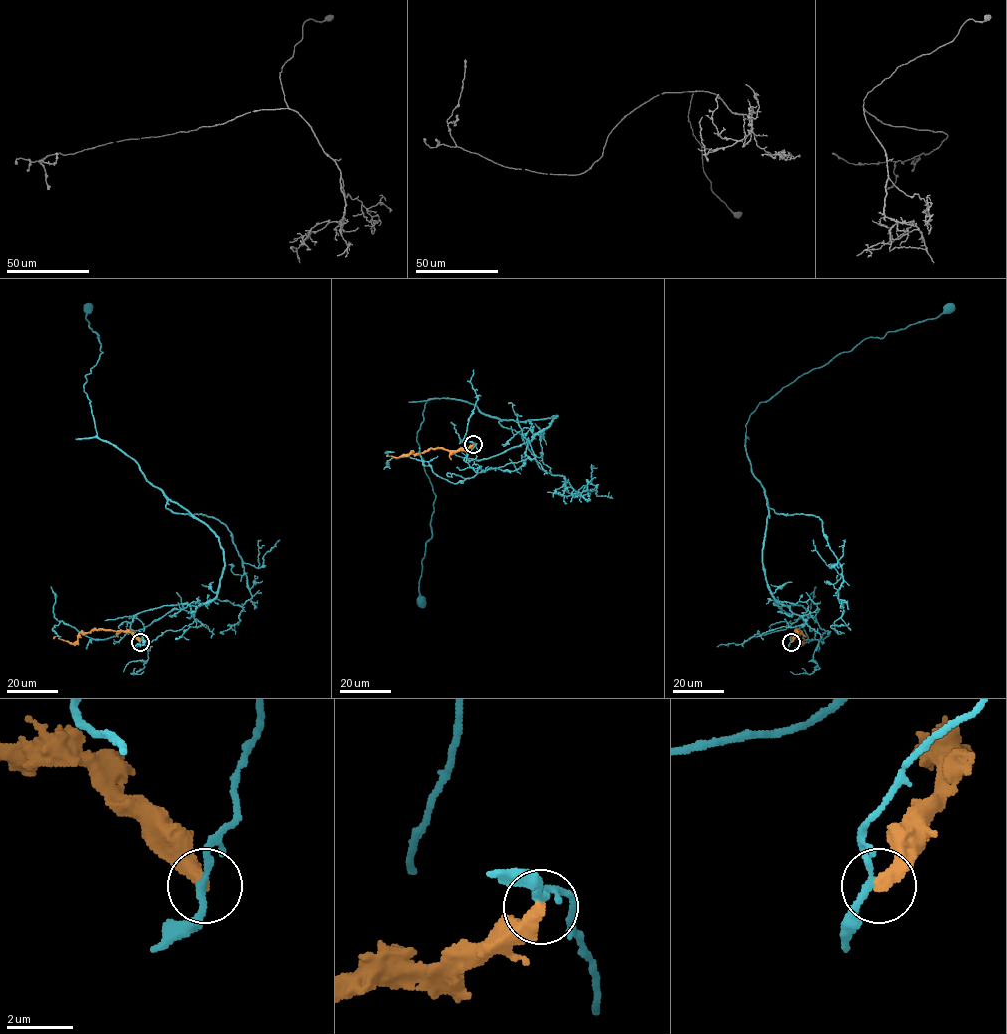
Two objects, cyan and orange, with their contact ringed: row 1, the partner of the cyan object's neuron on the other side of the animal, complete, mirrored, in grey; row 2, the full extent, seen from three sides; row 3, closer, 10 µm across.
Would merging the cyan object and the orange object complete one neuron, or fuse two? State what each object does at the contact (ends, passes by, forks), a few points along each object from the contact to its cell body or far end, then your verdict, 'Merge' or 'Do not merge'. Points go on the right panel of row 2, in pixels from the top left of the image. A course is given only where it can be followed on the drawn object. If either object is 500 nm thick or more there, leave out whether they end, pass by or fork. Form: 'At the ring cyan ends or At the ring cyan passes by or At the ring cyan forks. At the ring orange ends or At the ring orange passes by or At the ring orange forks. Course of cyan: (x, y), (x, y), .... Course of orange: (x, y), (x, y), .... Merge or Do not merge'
At the ring cyan passes by. At the ring orange ends. Course of cyan: (791, 641), (806, 610), (781, 604), (768, 584), (767, 498), (745, 447), (750, 414), (867, 338), (950, 307). Course of orange: (791, 641), (798, 631), (795, 629), (801, 632), (798, 639), (802, 643), (802, 637). Do not merge

